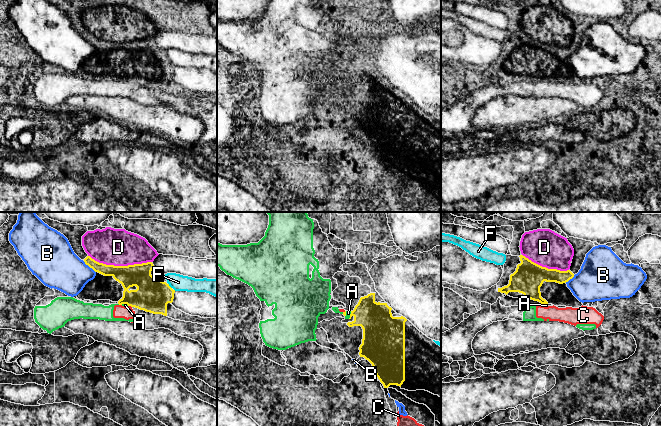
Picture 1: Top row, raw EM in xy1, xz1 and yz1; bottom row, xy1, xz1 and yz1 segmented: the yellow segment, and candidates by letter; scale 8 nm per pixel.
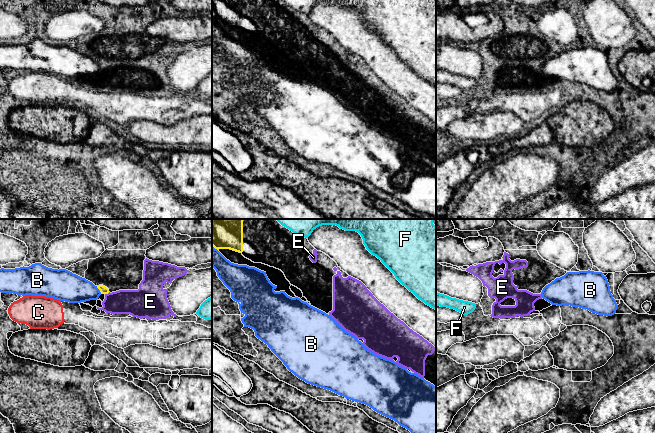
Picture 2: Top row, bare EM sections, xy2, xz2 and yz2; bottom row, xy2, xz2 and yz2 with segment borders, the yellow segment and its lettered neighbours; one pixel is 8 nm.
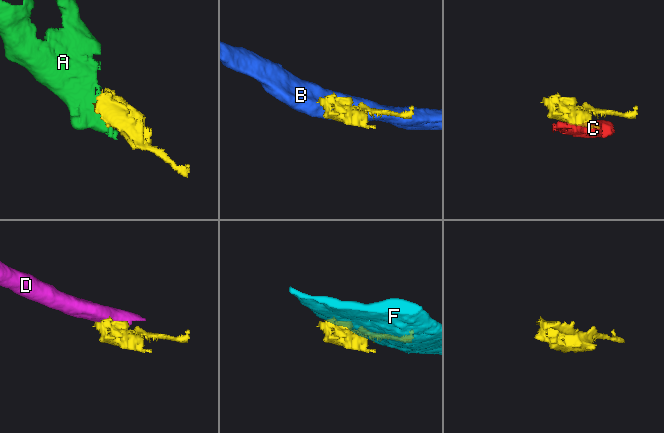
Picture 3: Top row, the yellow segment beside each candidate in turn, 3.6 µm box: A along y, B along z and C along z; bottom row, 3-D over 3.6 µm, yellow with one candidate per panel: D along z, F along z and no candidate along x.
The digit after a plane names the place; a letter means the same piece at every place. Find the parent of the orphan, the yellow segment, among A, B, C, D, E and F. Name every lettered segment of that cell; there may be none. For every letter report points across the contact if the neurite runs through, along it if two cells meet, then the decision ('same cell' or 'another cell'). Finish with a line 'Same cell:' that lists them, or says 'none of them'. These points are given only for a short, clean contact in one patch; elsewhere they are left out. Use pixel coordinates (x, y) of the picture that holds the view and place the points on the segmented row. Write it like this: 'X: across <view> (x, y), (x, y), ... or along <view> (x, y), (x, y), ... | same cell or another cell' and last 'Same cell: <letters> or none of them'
A: along xz1 (351, 311), (348, 318) | another cell
B: another cell
C: another cell
D: another cell
E: same cell
F: another cell
Same cell: E

